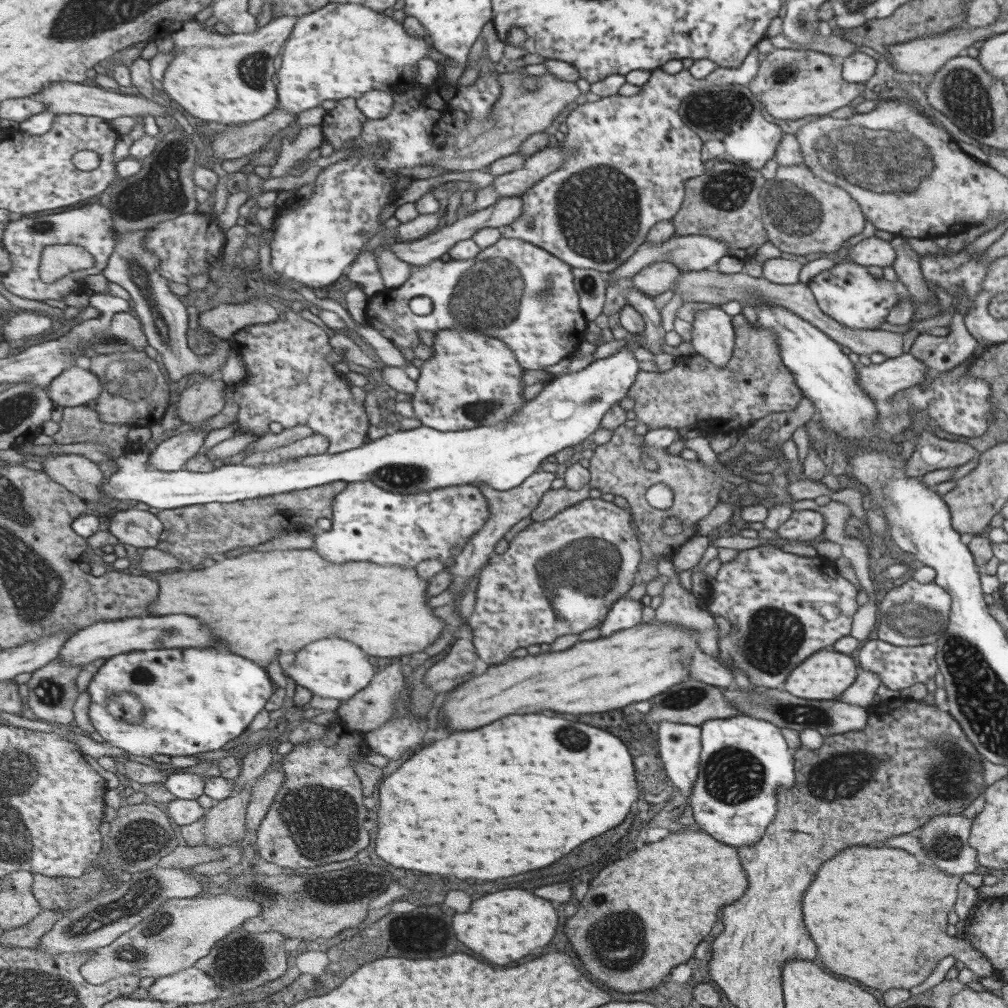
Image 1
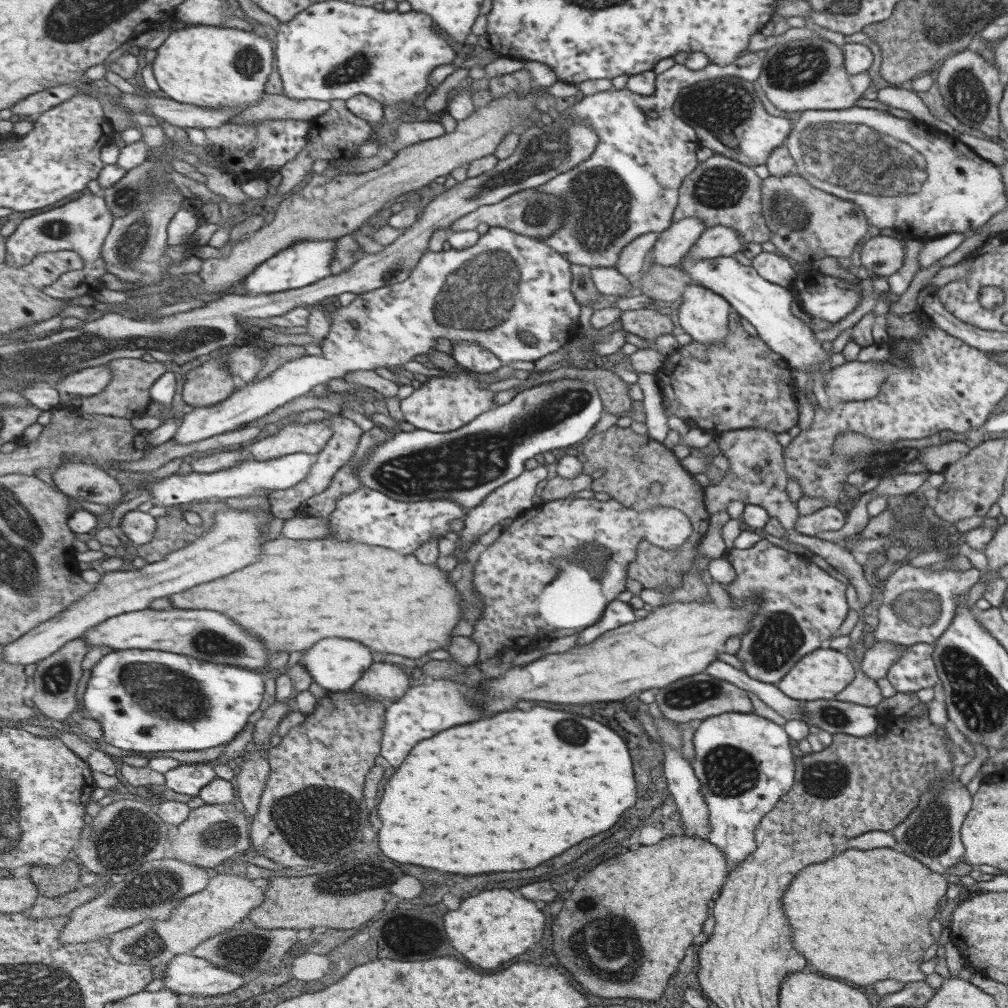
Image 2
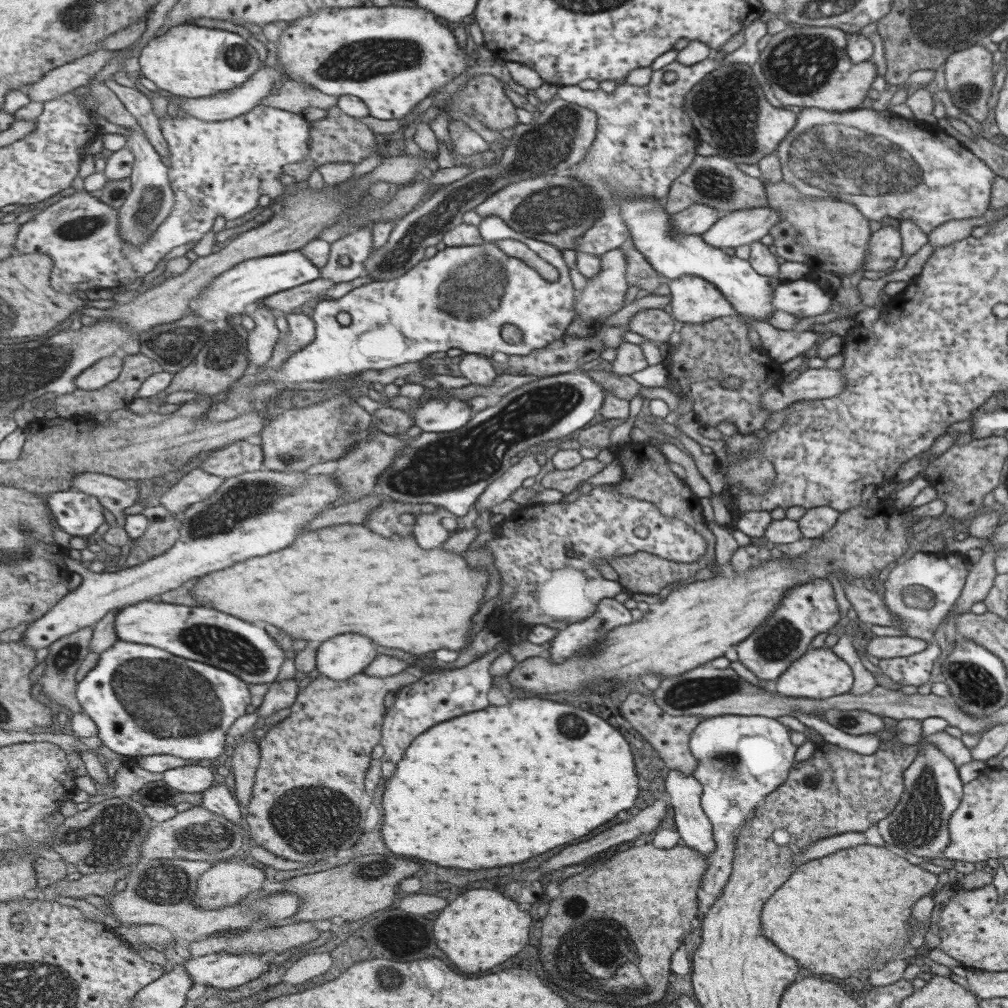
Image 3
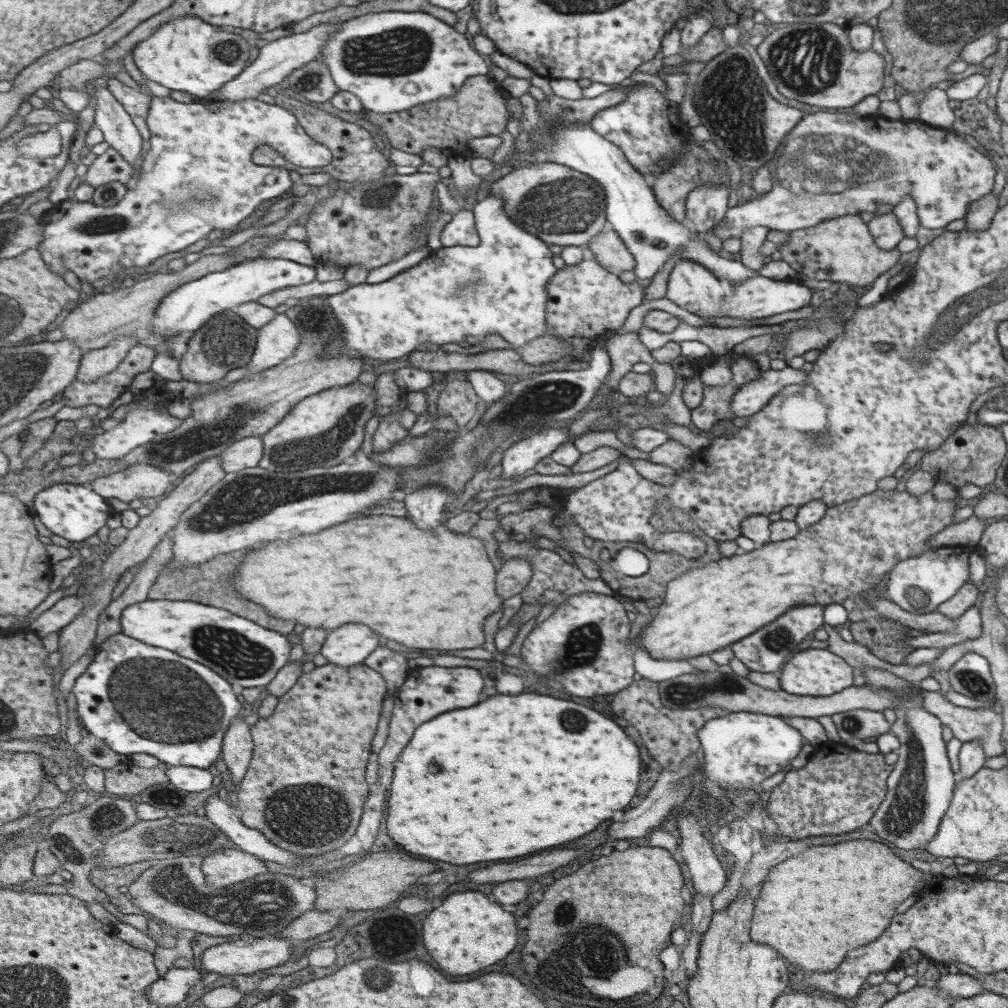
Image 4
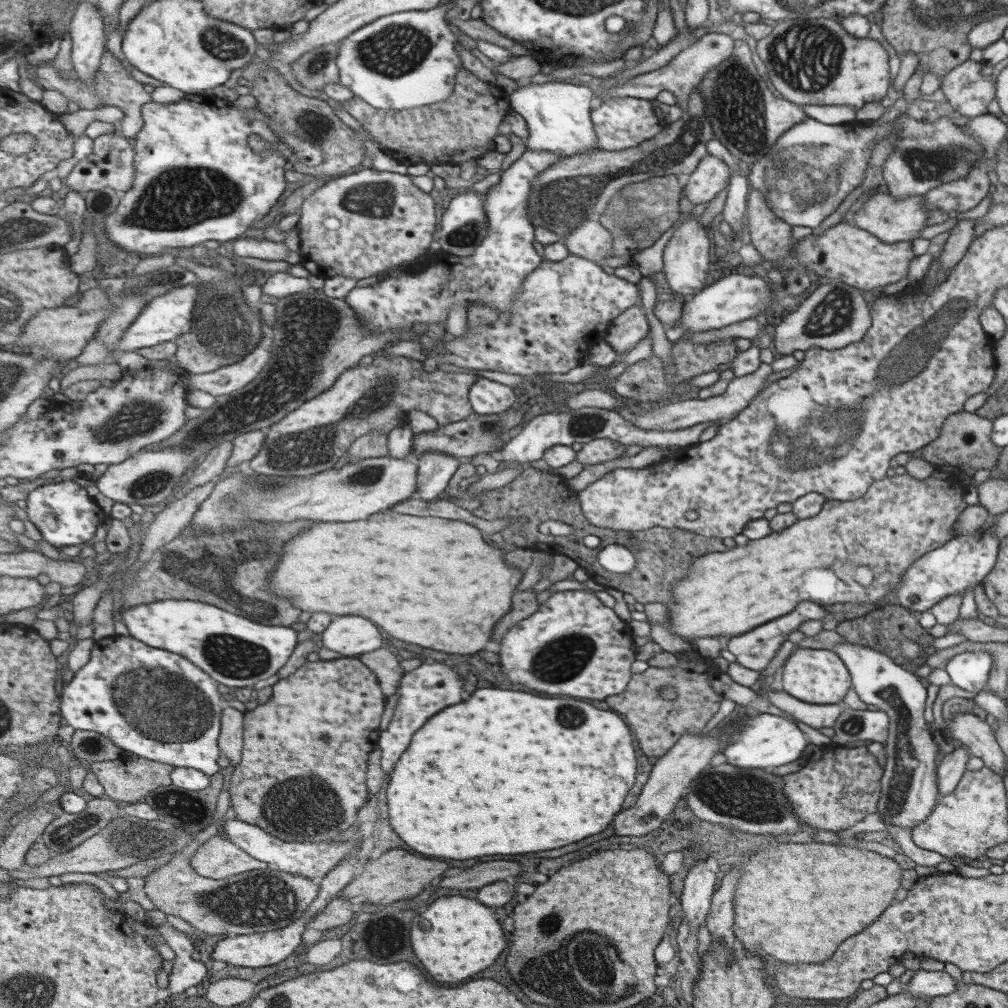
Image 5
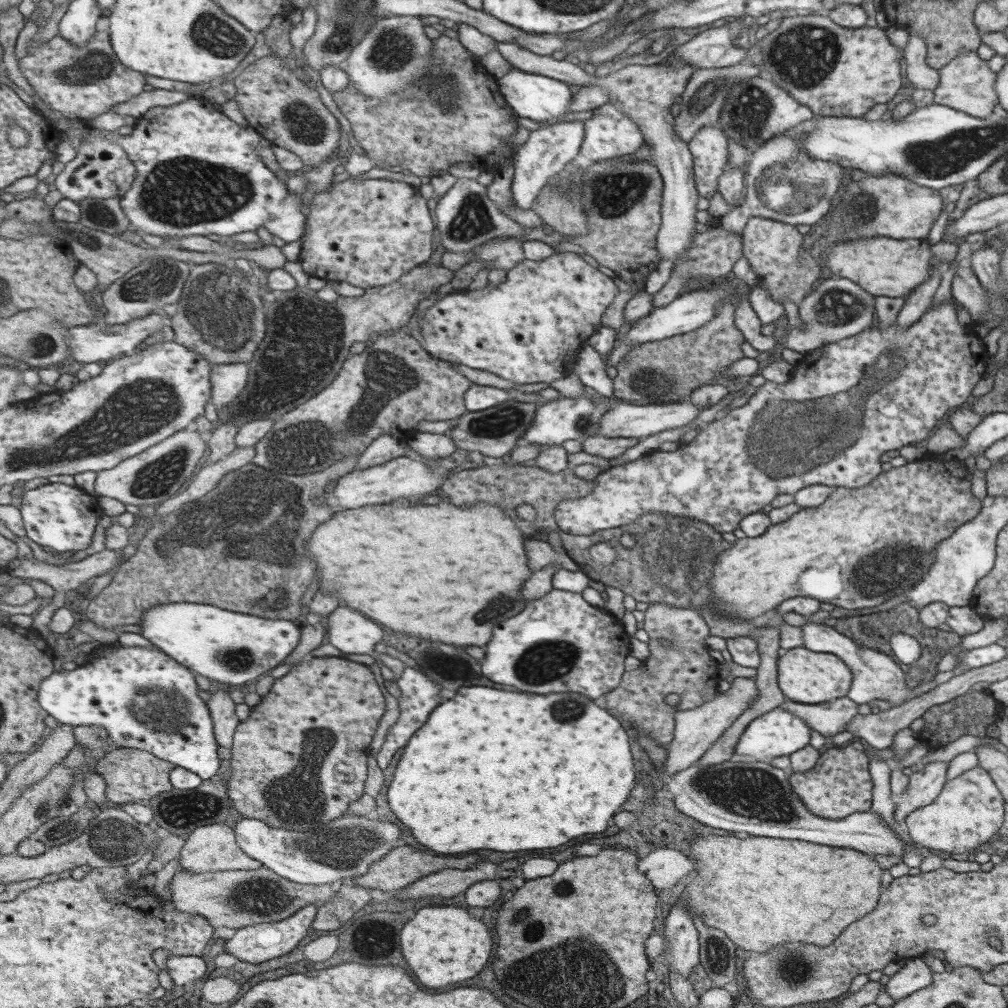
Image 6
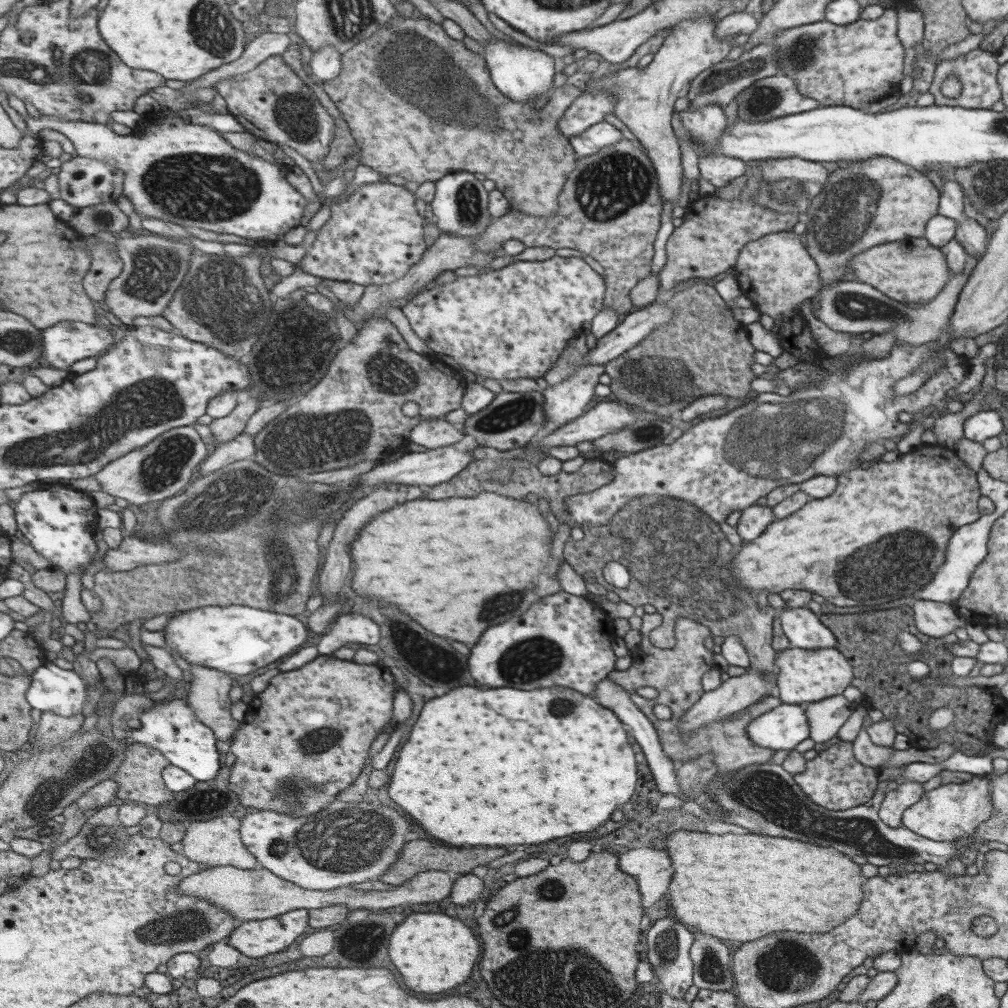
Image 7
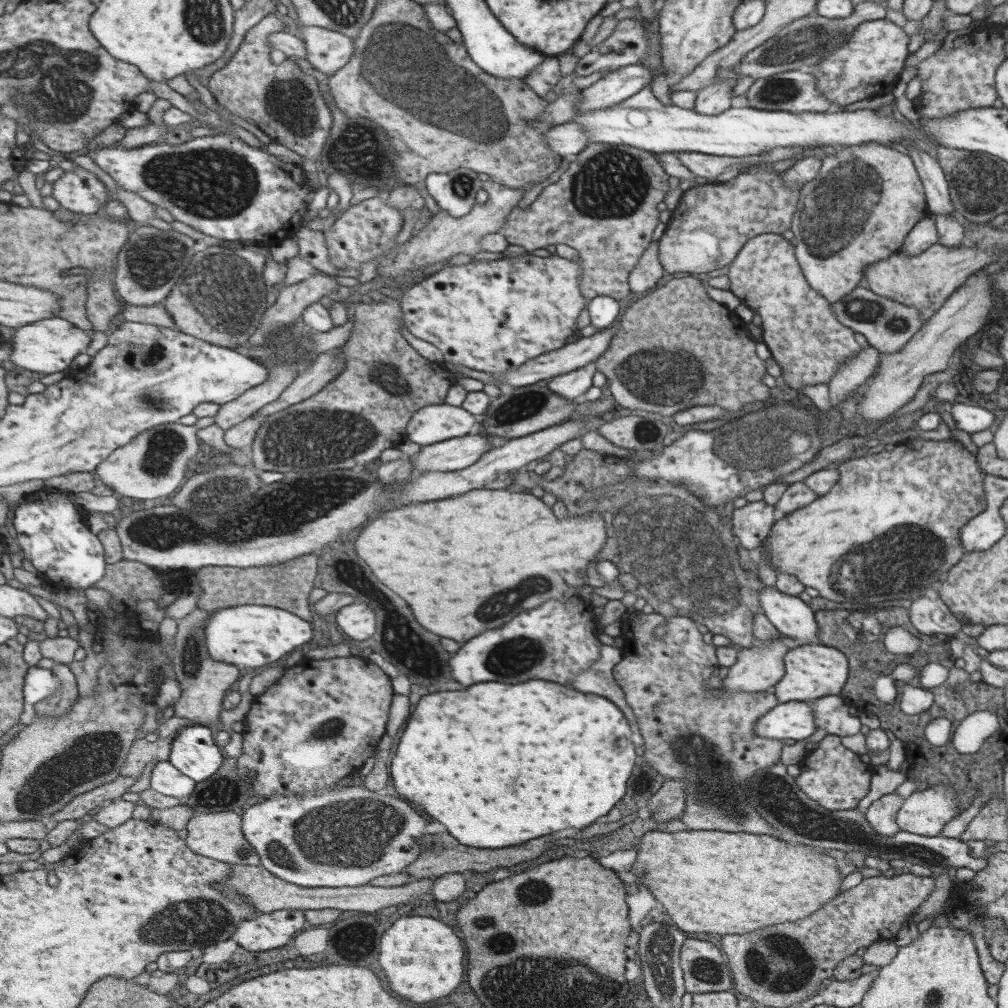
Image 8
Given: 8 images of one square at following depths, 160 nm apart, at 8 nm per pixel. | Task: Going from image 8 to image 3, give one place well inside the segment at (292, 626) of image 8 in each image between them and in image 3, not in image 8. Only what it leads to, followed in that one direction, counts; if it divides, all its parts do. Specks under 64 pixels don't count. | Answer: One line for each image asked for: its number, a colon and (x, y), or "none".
3: (202, 634)
4: (249, 656)
5: (236, 651)
6: (230, 647)
7: (237, 640)

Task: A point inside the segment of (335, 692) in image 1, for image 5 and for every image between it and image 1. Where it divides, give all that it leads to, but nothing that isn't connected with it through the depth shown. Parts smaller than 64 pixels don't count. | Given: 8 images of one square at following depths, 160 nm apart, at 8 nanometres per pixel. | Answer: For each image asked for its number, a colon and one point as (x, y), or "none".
2: (336, 664)
3: (341, 658)
4: (350, 645)
5: (349, 636)

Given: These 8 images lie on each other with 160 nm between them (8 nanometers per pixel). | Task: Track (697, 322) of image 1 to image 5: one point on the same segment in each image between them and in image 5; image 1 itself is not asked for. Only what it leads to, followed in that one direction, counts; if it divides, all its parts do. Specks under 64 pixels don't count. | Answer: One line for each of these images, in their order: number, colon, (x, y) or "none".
2: (702, 314)
3: (693, 300)
4: (692, 287)
5: (685, 259)

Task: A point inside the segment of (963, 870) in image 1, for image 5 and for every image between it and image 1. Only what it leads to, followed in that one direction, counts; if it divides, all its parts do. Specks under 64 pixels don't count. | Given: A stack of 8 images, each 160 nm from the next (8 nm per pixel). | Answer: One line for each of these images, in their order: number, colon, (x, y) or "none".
2: (933, 827)
3: (932, 790)
4: (918, 790)
5: (908, 789)

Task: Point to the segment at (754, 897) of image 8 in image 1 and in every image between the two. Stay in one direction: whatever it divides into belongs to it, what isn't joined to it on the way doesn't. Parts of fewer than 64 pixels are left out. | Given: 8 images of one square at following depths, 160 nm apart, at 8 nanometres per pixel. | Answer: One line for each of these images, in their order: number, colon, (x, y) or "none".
1: (870, 909)
2: (847, 913)
3: (836, 915)
4: (814, 908)
5: (798, 902)
6: (759, 892)
7: (734, 887)

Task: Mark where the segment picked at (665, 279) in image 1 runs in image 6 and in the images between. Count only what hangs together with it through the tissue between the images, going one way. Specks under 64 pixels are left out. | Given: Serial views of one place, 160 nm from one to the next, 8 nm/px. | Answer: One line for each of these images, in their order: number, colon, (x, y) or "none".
2: (673, 244)
3: (697, 219)
4: (705, 206)
5: (710, 176)
6: (709, 146)

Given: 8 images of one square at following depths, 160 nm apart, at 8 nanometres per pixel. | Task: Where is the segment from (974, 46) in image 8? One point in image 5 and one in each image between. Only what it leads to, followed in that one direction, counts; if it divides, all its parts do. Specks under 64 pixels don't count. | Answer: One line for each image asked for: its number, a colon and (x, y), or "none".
5: (966, 91)
6: (963, 83)
7: (976, 69)

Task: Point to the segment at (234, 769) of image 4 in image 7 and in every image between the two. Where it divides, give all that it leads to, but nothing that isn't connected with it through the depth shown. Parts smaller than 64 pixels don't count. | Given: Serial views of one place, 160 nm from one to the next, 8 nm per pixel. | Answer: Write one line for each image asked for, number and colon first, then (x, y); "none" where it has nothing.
5: (231, 741)
6: (222, 707)
7: (210, 689)

